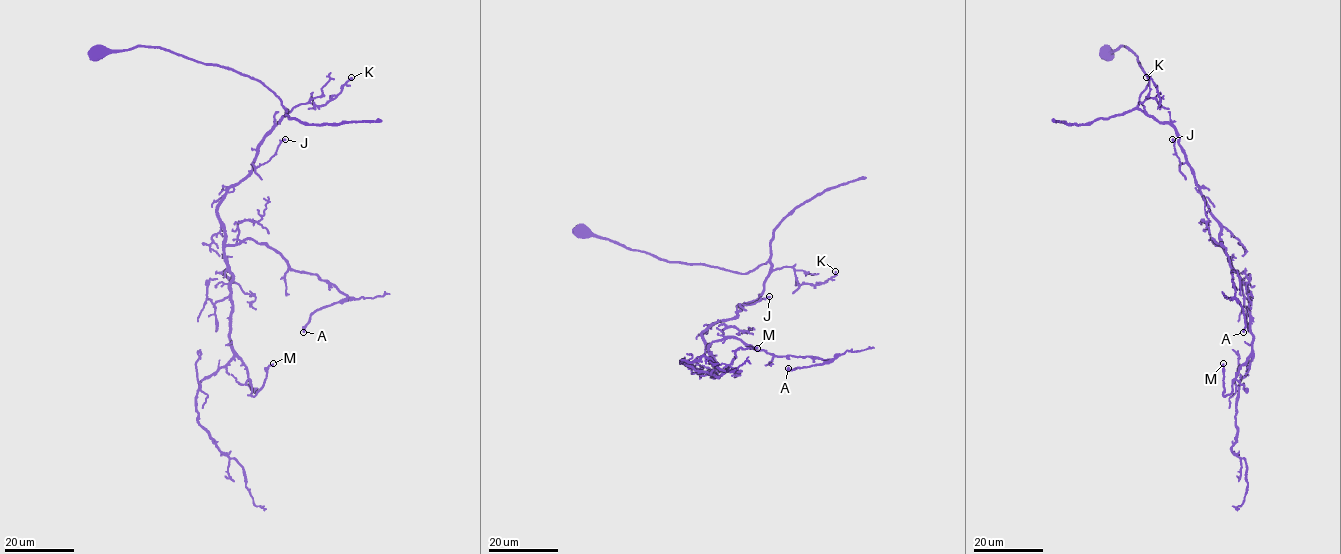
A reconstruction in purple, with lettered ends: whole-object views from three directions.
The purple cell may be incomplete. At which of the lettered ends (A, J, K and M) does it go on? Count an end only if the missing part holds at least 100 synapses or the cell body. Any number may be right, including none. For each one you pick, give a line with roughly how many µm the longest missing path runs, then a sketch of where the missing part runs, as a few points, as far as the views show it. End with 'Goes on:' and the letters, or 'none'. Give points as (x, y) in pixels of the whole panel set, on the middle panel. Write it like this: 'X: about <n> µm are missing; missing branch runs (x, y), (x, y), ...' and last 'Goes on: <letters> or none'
Goes on: none

